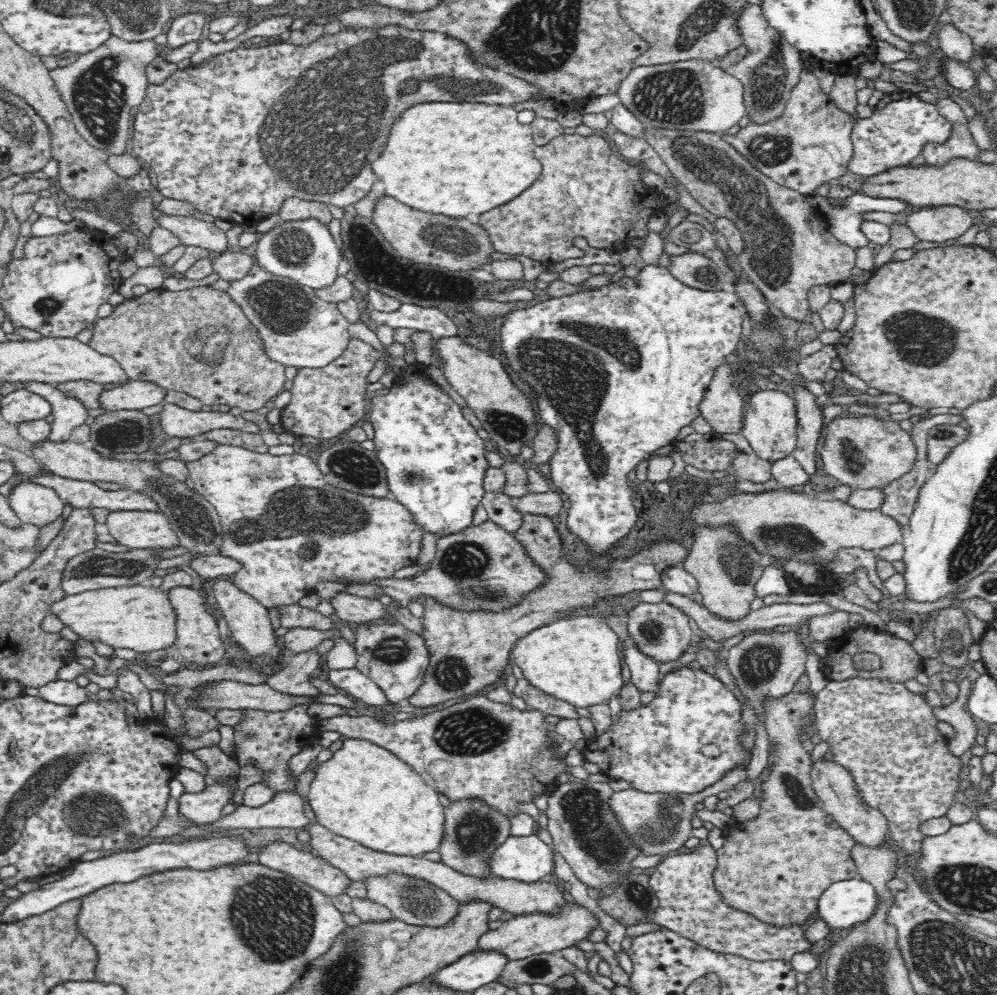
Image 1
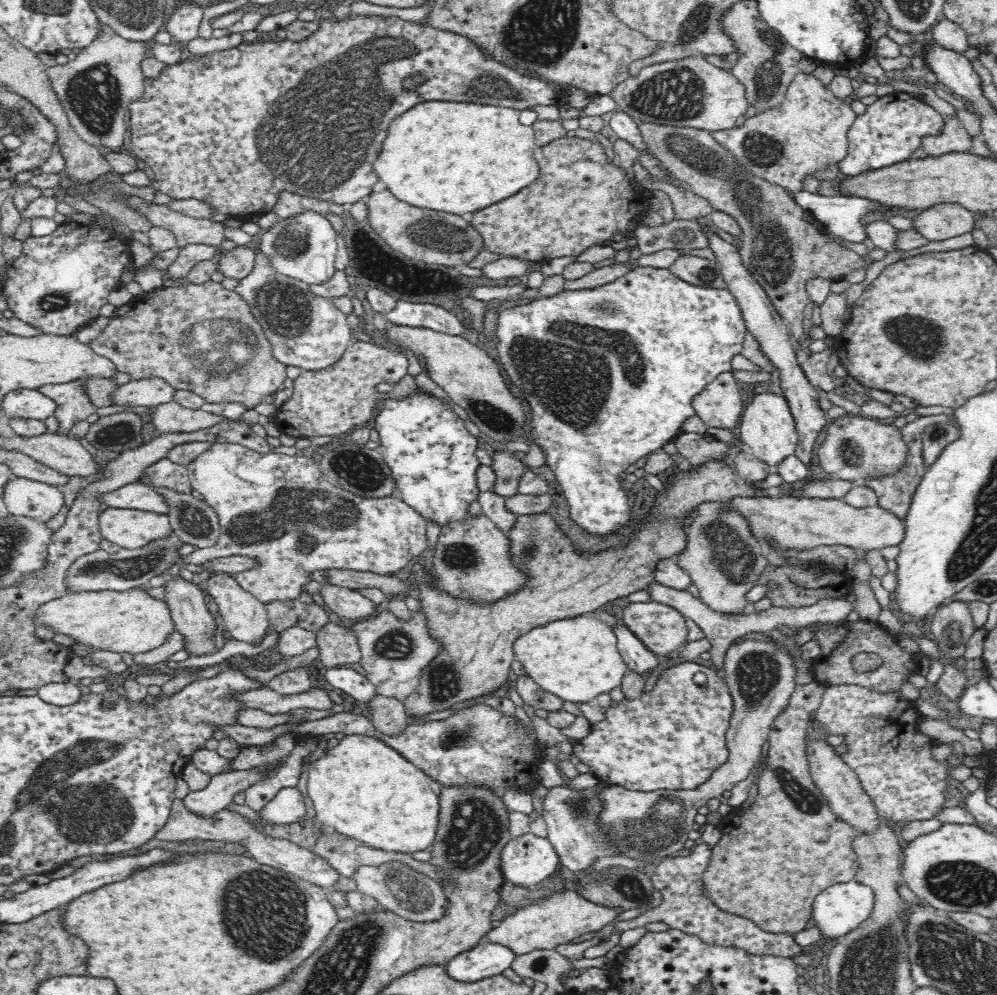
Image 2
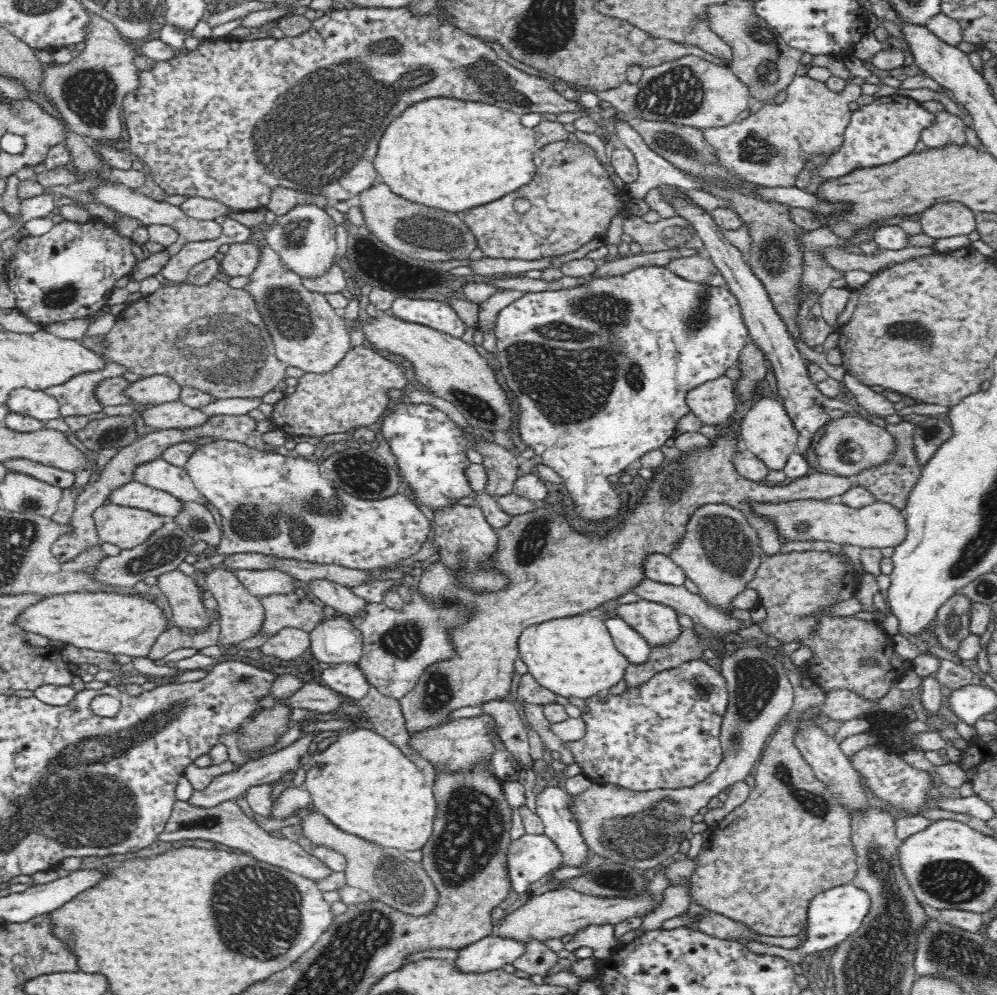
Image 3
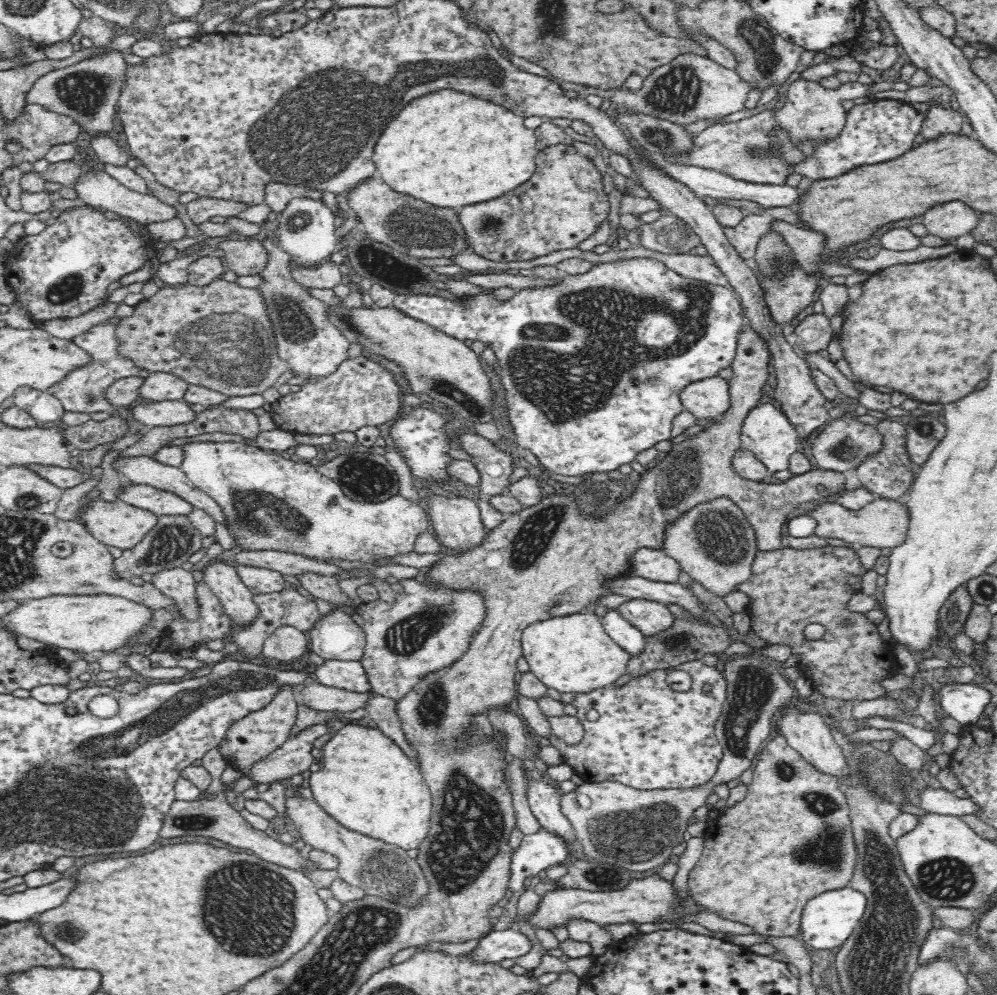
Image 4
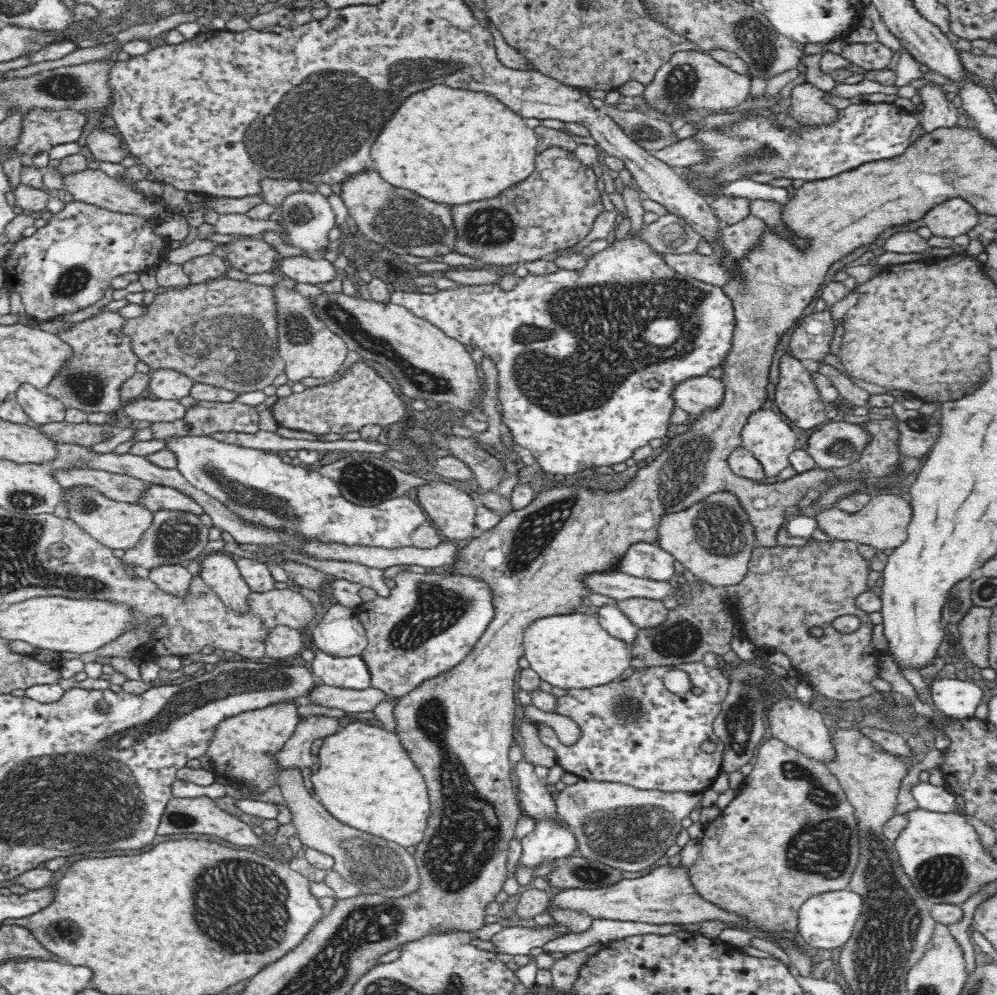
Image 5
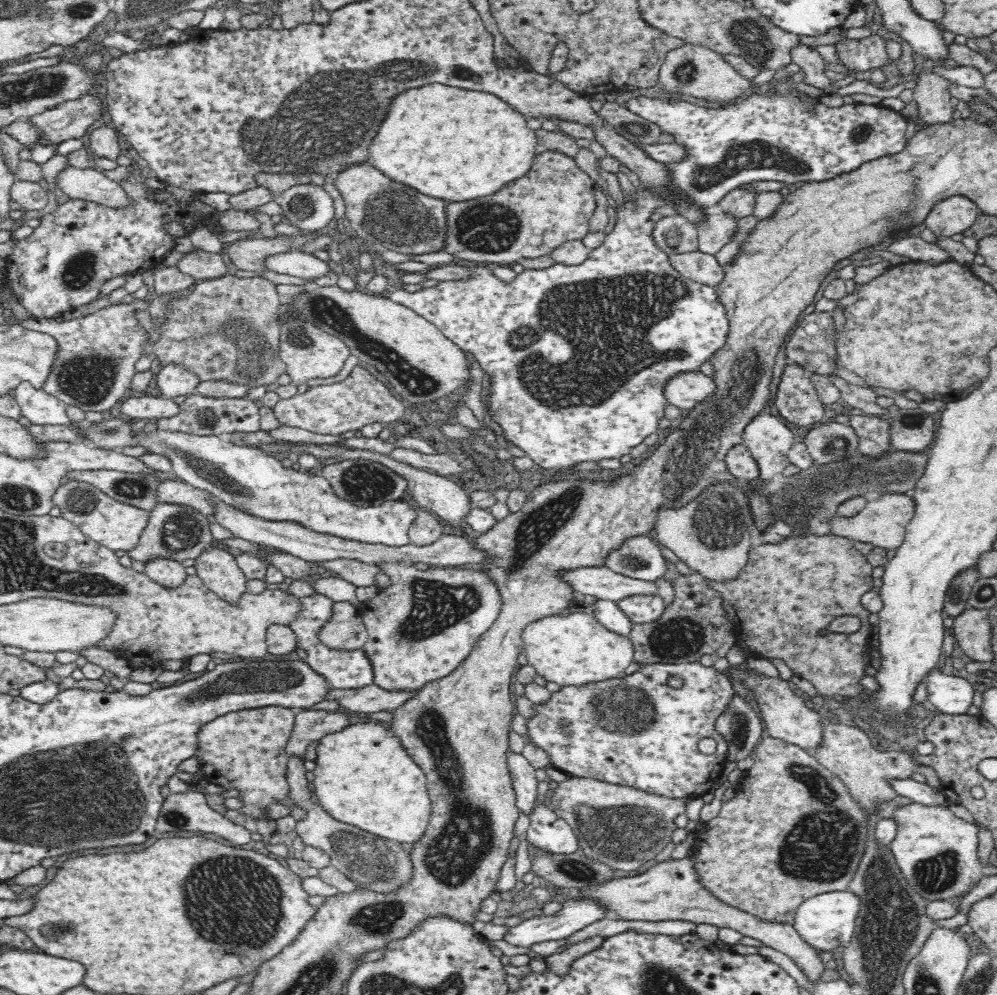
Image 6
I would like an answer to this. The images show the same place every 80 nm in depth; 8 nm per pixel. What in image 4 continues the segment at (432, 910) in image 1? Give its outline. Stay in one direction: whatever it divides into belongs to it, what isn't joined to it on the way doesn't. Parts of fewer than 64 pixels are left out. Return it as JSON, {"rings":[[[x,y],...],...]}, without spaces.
{"rings":[[[292,785],[287,786],[285,790],[286,812],[294,821],[298,834],[311,848],[323,850],[340,859],[340,866],[337,869],[342,880],[364,889],[366,896],[377,895],[408,909],[418,909],[423,906],[423,901],[430,892],[430,885],[424,873],[420,872],[420,865],[414,870],[410,869],[410,858],[404,854],[404,849],[343,828],[314,800],[297,798],[296,791],[297,787]]]}

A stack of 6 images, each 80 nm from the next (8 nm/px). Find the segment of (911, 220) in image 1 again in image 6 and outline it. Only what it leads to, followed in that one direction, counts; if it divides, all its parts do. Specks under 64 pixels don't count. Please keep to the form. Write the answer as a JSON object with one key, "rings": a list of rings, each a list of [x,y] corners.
{"rings":[[[952,196],[940,202],[924,220],[937,237],[950,237],[968,230],[978,221],[980,211],[964,196]]]}

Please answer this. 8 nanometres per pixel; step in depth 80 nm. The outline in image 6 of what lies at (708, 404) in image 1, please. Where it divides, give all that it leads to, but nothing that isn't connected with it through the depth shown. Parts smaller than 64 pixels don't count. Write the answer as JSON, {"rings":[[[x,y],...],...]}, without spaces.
{"rings":[[[699,372],[680,374],[672,378],[664,388],[669,404],[689,412],[698,404],[712,398],[718,392],[718,385],[712,376]]]}

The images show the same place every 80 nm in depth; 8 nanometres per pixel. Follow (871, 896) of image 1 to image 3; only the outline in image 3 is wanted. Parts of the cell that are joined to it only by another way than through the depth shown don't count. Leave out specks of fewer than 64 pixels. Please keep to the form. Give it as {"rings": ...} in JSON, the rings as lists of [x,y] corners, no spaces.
{"rings":[[[851,883],[842,886],[833,886],[832,888],[829,888],[828,890],[817,894],[817,896],[811,902],[808,910],[808,922],[806,922],[806,940],[802,946],[786,949],[780,946],[765,944],[761,942],[758,942],[758,944],[752,944],[752,946],[746,946],[746,944],[742,945],[748,948],[750,952],[754,952],[756,954],[780,956],[781,958],[786,958],[787,960],[800,964],[800,962],[807,954],[814,955],[814,953],[823,953],[824,950],[838,945],[847,936],[850,936],[850,934],[856,932],[856,930],[860,928],[860,925],[862,924],[864,918],[868,916],[868,913],[871,909],[871,903],[871,897],[866,892],[866,890],[862,889],[862,887],[853,886]]]}

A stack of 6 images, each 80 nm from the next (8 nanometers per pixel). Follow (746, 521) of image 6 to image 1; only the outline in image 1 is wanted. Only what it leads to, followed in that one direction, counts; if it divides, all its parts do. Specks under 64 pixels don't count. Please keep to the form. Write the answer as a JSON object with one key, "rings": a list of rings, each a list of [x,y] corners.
{"rings":[[[731,529],[696,530],[688,556],[682,567],[698,583],[702,594],[702,605],[719,621],[730,624],[742,623],[752,610],[750,604],[756,598],[756,584],[762,576],[764,566],[756,564],[760,556],[741,542]]]}

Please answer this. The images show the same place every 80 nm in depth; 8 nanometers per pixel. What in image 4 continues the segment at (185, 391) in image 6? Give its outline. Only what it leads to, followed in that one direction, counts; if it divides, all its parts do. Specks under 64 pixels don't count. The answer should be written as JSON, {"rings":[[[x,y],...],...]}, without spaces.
{"rings":[[[150,373],[137,388],[138,401],[152,403],[183,400],[188,383],[173,374]]]}

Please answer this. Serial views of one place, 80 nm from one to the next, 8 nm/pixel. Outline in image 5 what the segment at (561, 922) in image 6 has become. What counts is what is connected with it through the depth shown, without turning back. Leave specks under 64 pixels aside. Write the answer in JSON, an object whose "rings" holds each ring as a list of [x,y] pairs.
{"rings":[[[560,922],[548,925],[535,924],[534,926],[503,927],[500,932],[494,934],[490,944],[494,946],[492,953],[508,954],[510,957],[530,955],[532,948],[541,947],[554,938],[569,933],[568,928]]]}

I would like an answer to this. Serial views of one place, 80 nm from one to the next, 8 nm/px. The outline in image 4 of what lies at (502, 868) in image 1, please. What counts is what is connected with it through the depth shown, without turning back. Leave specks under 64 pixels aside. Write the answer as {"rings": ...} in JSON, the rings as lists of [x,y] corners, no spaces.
{"rings":[[[543,827],[536,833],[524,835],[518,848],[511,854],[511,878],[508,888],[524,890],[524,878],[542,874],[546,868],[565,864],[567,850],[565,842],[546,832]]]}

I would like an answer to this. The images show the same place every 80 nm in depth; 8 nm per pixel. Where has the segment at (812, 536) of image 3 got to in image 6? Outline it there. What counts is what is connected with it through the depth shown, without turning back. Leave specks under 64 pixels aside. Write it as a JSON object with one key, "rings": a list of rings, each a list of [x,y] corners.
{"rings":[[[884,493],[878,497],[870,497],[865,507],[851,517],[834,513],[828,520],[829,529],[834,536],[844,537],[850,540],[871,543],[875,547],[884,548],[887,551],[897,549],[905,539],[906,525],[914,516],[915,504],[909,494]]]}

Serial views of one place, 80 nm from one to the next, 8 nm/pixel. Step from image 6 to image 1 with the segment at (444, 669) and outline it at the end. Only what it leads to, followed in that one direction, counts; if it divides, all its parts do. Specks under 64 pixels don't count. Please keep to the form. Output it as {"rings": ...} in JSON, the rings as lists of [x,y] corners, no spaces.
{"rings":[[[373,622],[360,623],[355,639],[355,652],[358,656],[355,667],[380,686],[392,704],[403,703],[418,691],[430,660],[423,637],[404,629],[398,622]]]}

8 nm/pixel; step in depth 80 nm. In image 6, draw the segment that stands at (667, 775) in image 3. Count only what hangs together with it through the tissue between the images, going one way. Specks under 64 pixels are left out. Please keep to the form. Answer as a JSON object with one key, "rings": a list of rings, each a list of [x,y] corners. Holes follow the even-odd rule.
{"rings":[[[688,662],[687,664],[648,664],[640,666],[637,672],[630,675],[624,675],[618,678],[612,678],[610,681],[594,683],[580,687],[562,687],[558,692],[552,693],[552,699],[545,706],[536,707],[536,718],[527,720],[527,732],[529,742],[535,744],[544,750],[551,762],[551,766],[560,770],[569,777],[594,778],[602,782],[619,784],[634,787],[638,790],[644,790],[649,793],[658,793],[666,797],[700,797],[708,792],[714,784],[718,782],[726,764],[727,744],[725,740],[716,732],[715,720],[725,711],[730,698],[734,694],[730,679],[724,673],[718,672],[710,666],[702,666],[700,662]],[[670,676],[680,676],[684,681],[681,688],[672,688],[668,686]],[[702,738],[713,738],[717,742],[716,752],[714,754],[702,754],[698,750],[698,742]]]}

